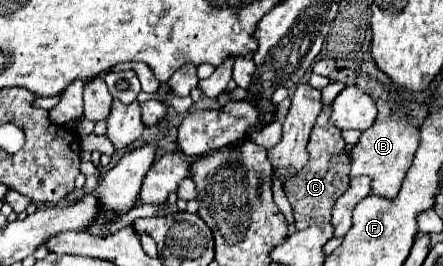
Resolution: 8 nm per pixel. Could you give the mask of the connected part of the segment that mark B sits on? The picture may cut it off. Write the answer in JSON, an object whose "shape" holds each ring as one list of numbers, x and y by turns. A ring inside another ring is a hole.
{"shape":[[384,119,384,121,376,121,370,129,366,129,360,137,360,141,346,151,348,159,350,159,350,179,356,179,360,175,368,175,370,177,370,187,372,193,386,197,386,199,396,199,404,175,408,171,408,165,412,165,412,157,414,151,418,149,420,143,420,135,418,129,408,121,408,119]]}

